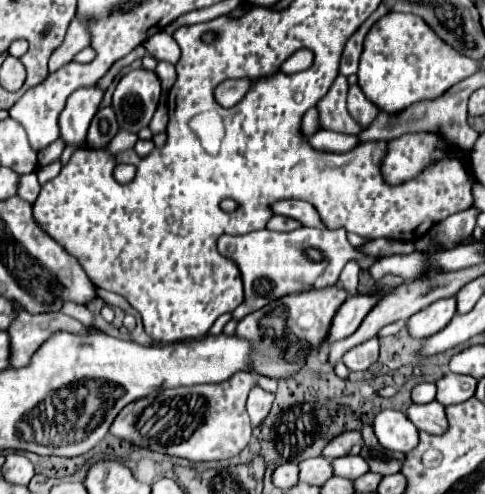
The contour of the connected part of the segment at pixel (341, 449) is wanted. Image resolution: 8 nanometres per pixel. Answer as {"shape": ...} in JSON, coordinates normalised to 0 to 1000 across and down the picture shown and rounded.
{"shape":[[[709,872],[693,881],[664,913],[672,929],[693,929],[705,921],[734,921],[746,905],[746,885],[738,885],[738,872]]]}

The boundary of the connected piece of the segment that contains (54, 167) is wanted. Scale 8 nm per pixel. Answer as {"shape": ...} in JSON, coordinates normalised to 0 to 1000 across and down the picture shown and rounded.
{"shape":[[[115,322],[115,326],[107,326],[103,334],[95,334],[95,338],[78,342],[78,362],[82,362],[82,370],[95,370],[99,362],[115,358],[115,354],[124,350],[124,342],[128,342],[128,330],[124,330],[124,322]]]}

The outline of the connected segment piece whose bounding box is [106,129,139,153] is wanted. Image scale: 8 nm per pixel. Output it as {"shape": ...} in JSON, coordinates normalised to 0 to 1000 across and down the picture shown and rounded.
{"shape":[[[249,261],[239,277],[235,277],[235,285],[231,285],[219,302],[223,302],[223,306],[231,306],[231,310],[247,310],[247,306],[260,306],[260,302],[276,298],[276,289],[280,289],[285,281],[282,271]]]}

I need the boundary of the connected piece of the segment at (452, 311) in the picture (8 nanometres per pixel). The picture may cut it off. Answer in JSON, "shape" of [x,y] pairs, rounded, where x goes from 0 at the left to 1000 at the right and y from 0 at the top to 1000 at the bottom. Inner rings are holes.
{"shape":[[[936,601],[903,605],[891,617],[882,617],[878,626],[862,630],[854,642],[845,642],[841,670],[858,686],[887,682],[911,670],[932,650],[936,638],[940,638],[940,605]]]}

